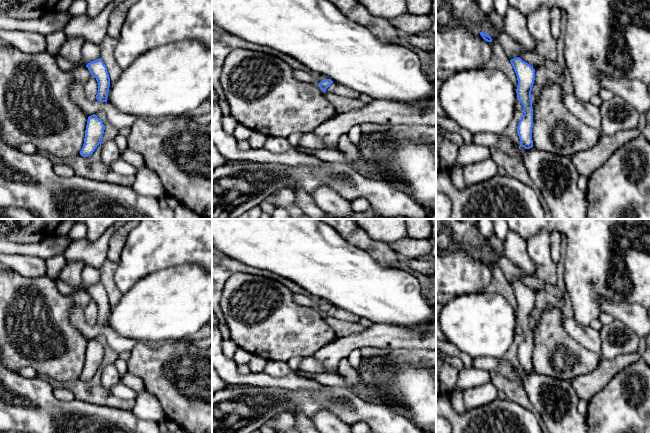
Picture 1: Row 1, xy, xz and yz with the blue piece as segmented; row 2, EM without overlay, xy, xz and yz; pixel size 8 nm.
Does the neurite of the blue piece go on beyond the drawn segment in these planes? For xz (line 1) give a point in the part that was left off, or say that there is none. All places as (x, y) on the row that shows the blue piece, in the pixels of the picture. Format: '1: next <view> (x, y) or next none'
1: next none

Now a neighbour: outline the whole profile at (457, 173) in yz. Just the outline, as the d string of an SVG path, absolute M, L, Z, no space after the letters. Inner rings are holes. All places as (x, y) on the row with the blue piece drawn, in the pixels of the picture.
M455 165L450 170L450 176L451 176L451 180L456 189L462 190L465 188L465 186L466 186L465 168Z

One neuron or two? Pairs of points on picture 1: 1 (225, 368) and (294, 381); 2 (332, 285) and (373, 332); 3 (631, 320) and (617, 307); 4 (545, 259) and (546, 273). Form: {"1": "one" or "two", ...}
{"1": "one", "2": "two", "3": "one", "4": "one"}

